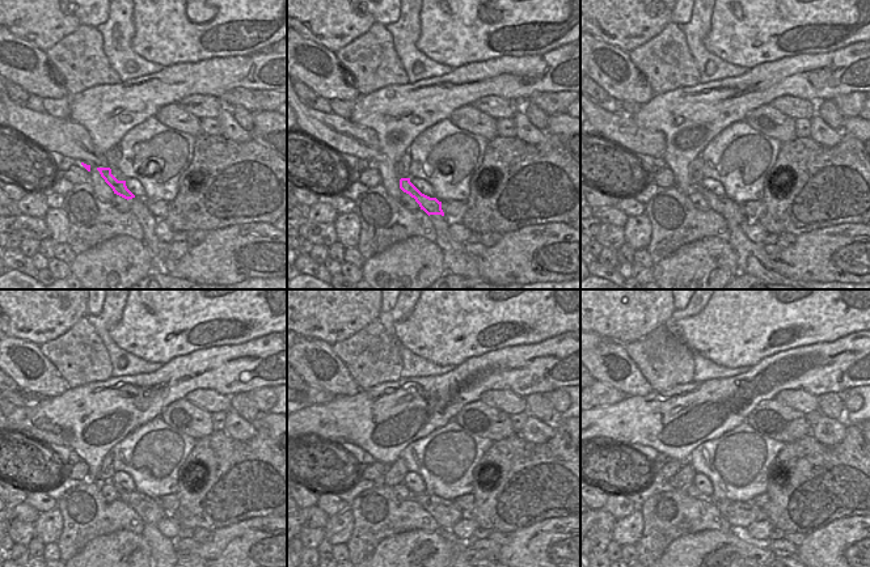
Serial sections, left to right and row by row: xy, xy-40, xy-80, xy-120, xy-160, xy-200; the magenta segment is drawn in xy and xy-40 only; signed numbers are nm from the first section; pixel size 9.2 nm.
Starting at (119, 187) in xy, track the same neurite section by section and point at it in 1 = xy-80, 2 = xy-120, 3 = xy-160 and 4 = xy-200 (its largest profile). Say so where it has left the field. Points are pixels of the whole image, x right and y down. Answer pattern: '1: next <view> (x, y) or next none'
1: next xy-80 (733, 212)
2: next xy-120 (148, 510)
3: next xy-160 (446, 512)
4: next xy-200 (739, 515)

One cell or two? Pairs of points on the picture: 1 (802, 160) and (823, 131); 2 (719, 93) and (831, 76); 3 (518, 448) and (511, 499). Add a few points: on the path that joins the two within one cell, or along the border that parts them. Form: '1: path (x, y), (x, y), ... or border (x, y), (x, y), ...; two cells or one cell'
1: border (810, 136), (826, 146), (835, 146), (843, 136); two cells
2: path (747, 93), (755, 92), (773, 79), (803, 76); one cell
3: path (518, 461), (523, 486); one cell

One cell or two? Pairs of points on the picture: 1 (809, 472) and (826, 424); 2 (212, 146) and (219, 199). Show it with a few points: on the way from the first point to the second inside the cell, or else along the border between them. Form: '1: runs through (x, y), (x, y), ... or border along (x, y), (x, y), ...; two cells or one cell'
1: border along (847, 427), (836, 444), (822, 444), (811, 432); two cells
2: runs through (216, 159), (219, 161), (219, 186); one cell

